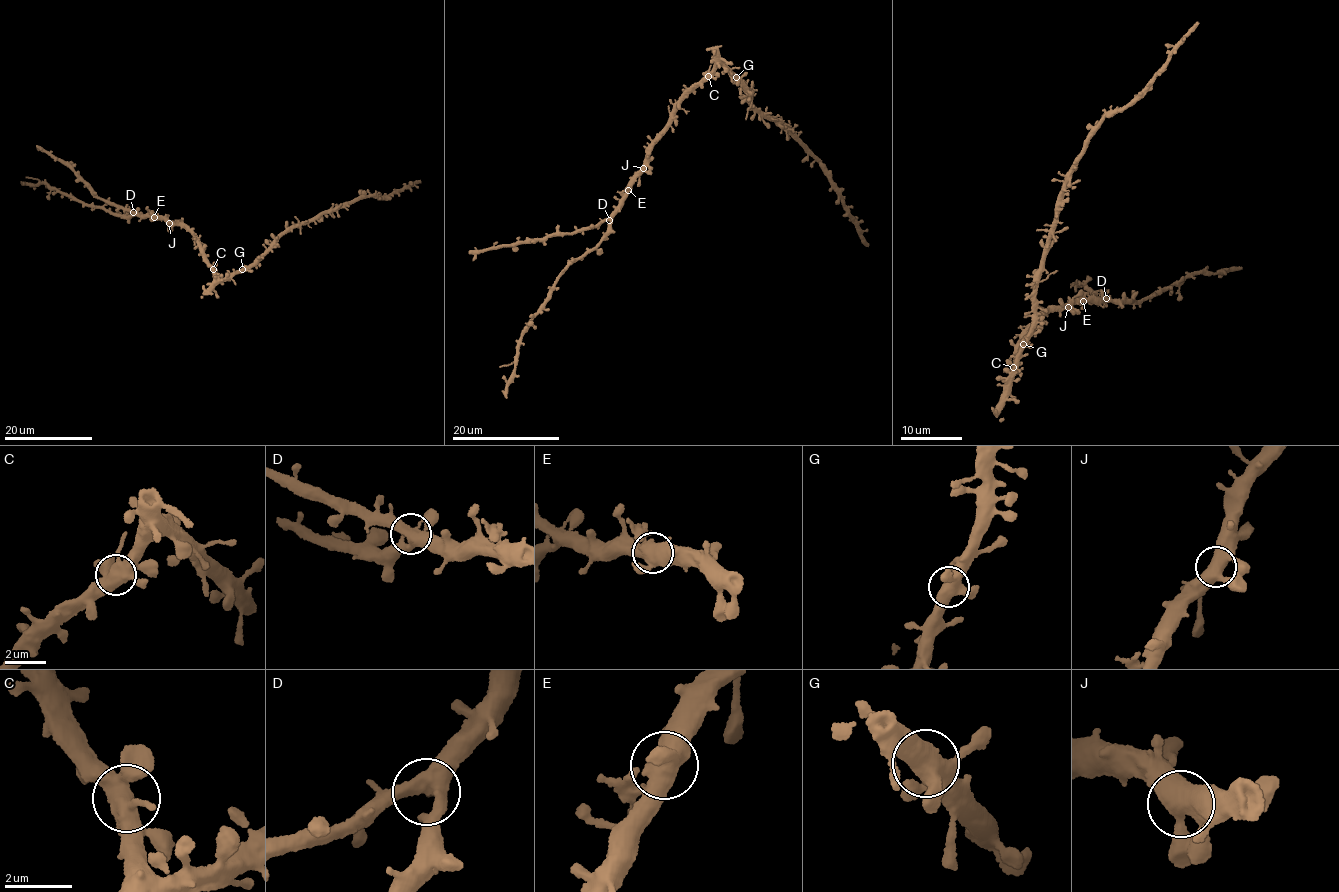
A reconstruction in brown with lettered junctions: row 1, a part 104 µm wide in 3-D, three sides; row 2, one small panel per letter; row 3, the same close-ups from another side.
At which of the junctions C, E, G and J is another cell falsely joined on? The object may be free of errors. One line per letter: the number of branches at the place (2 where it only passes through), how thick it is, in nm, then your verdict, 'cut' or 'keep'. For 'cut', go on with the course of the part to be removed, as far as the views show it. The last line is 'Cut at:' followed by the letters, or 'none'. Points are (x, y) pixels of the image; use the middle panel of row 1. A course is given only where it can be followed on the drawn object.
C: branches 4; calibre 550 nm; keep
E: branches 4; calibre 550 nm; keep
G: branches 4; calibre 550 nm; keep
J: branches 4; calibre 550 nm; keep
Cut at: none

